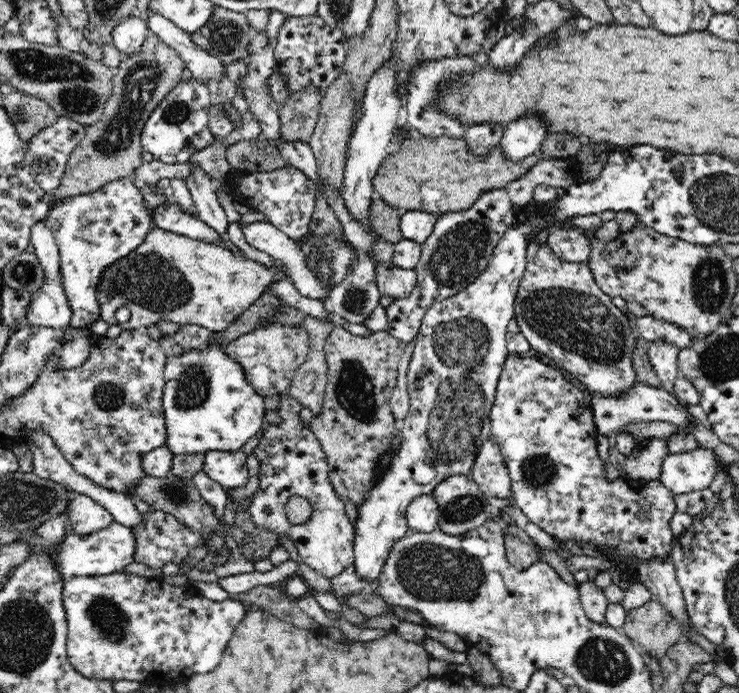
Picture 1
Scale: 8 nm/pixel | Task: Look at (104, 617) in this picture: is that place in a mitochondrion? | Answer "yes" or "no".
yes

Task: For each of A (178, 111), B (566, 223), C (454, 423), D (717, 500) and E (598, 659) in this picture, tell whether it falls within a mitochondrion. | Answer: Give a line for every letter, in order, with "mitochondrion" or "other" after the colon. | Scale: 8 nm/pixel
A: mitochondrion
B: other
C: mitochondrion
D: other
E: mitochondrion

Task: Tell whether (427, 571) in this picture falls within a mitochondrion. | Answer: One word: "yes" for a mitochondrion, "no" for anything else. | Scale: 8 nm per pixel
yes

